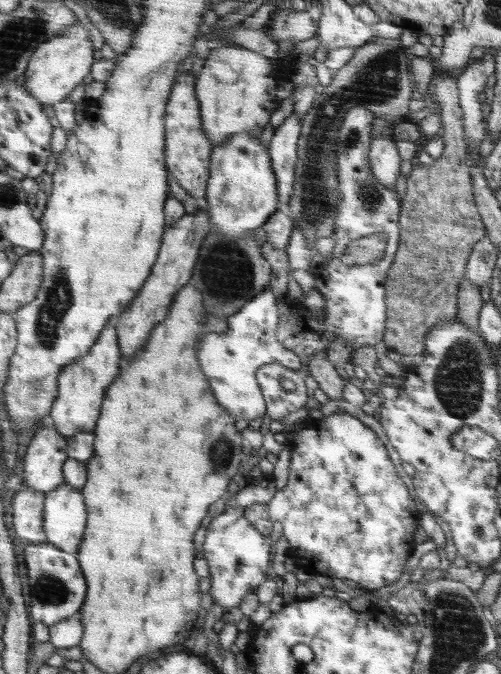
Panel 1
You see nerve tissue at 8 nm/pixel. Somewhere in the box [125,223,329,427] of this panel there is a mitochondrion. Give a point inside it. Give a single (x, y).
(228, 271)

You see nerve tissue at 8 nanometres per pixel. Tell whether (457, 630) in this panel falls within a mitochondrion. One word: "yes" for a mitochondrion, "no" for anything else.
yes

